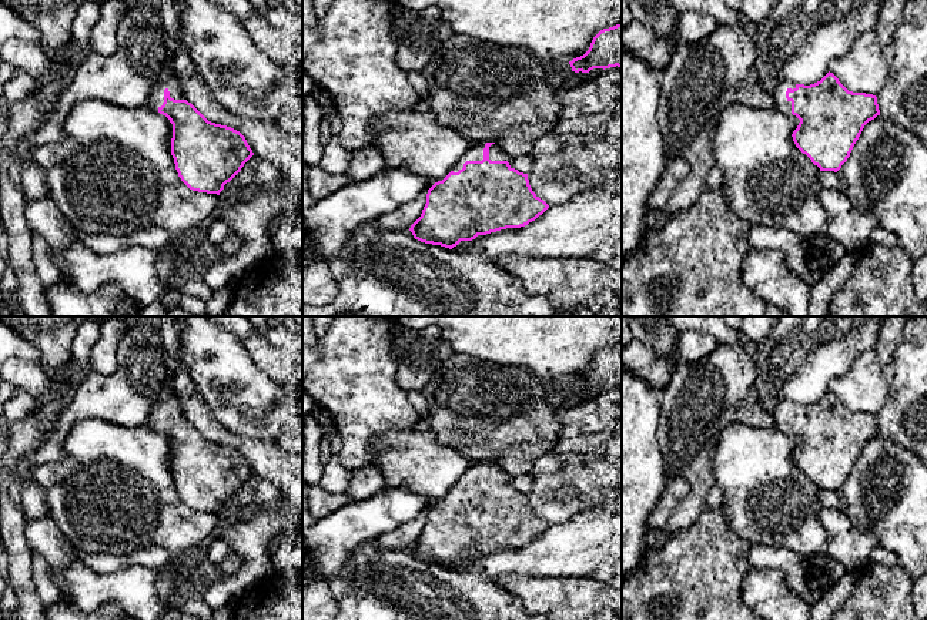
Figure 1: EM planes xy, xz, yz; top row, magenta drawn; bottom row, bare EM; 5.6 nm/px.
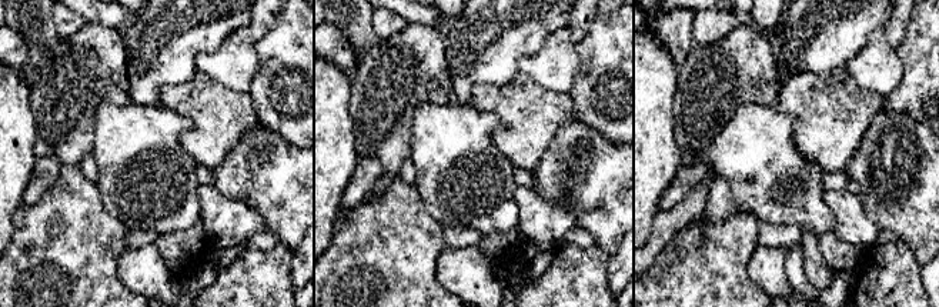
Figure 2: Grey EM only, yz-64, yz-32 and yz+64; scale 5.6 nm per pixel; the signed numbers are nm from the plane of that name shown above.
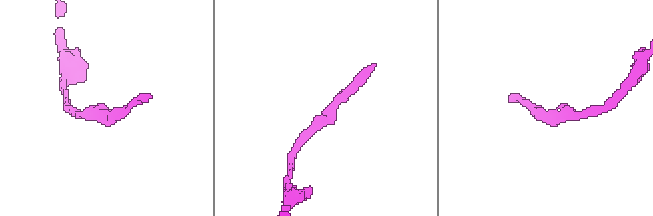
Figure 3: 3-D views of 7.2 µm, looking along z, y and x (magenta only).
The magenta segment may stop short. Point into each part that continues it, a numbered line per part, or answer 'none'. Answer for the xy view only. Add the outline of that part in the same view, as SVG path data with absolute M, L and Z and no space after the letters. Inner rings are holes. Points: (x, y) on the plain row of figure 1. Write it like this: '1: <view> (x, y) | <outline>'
1: xy (156, 416) | M167 392L163 399L151 405L145 425L150 426L153 430L158 432L158 428L164 422L165 408L170 410L171 418L187 419L181 409L178 393Z

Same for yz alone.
1: yz (779, 419) | M782 401L776 408L772 425L776 426L780 432L783 432L786 435L793 435L792 433L792 420L789 420L786 418L786 410L789 408L792 408L792 409L796 408L796 402Z

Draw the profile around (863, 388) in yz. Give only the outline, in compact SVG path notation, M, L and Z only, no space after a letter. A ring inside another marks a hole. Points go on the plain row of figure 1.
M871 348L856 358L850 371L829 383L829 391L853 412L877 415L887 401L888 385Z

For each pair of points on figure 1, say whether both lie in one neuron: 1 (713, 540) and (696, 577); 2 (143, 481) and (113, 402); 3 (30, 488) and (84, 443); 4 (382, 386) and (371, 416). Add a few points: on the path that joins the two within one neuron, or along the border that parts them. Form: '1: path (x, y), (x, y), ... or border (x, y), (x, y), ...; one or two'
1: path (709, 549), (709, 560), (700, 569); one
2: border (90, 418), (124, 426), (144, 425); two
3: border (32, 479), (44, 495), (47, 513); two
4: path (375, 394), (371, 398), (371, 409); one

